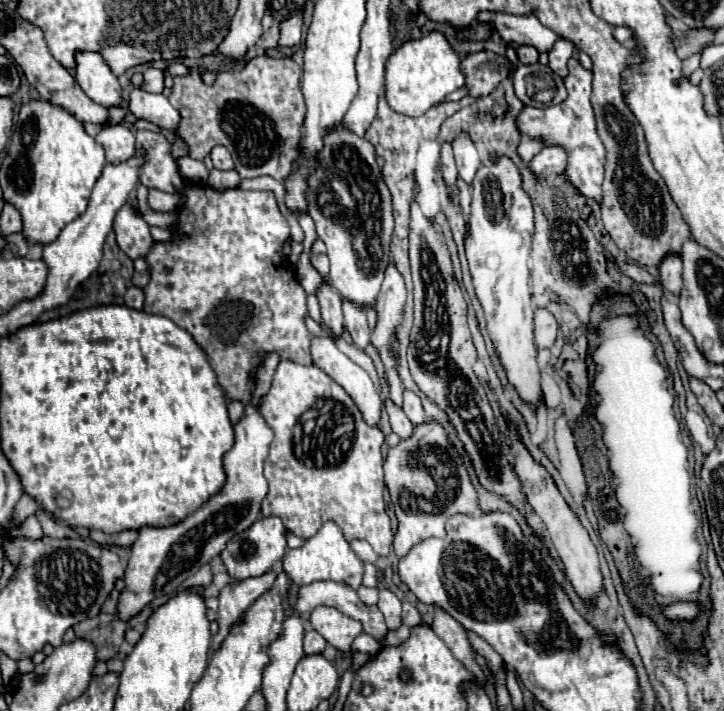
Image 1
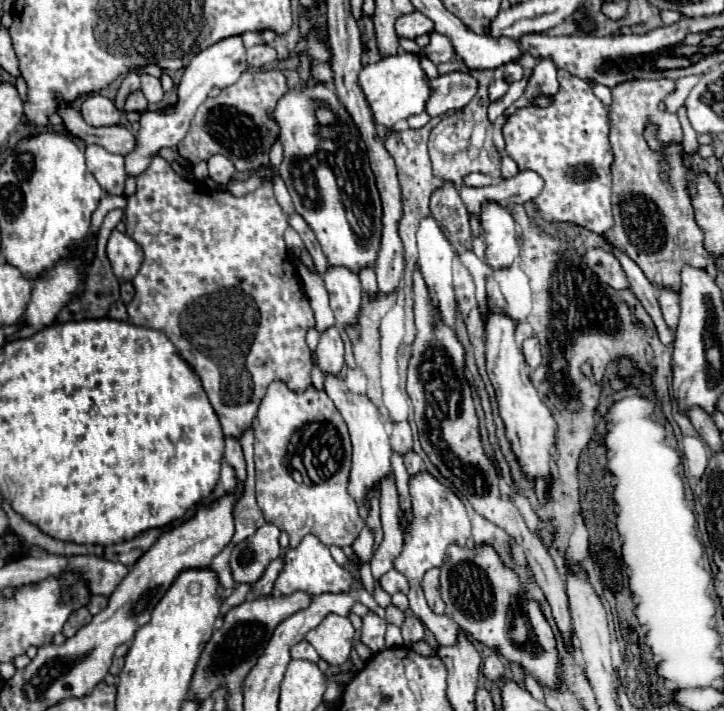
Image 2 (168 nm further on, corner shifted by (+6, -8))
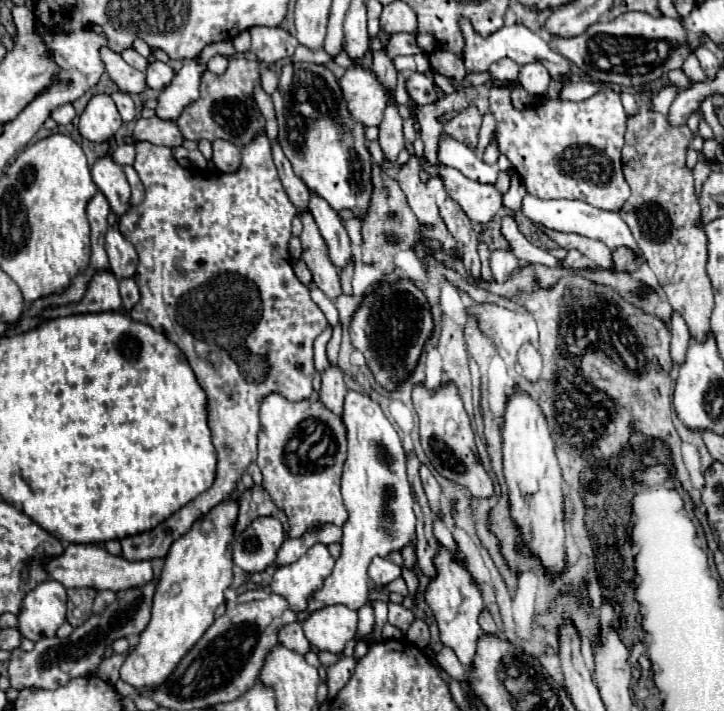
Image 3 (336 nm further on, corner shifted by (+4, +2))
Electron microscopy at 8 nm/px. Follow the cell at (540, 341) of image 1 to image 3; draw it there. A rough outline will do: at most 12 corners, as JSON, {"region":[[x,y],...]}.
{"region":[[531,344],[521,346],[517,362],[525,380],[541,374],[541,356]]}

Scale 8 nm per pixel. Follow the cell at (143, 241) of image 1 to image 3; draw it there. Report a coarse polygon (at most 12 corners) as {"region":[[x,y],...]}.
{"region":[[109,228],[105,250],[117,280],[135,276],[135,248]]}

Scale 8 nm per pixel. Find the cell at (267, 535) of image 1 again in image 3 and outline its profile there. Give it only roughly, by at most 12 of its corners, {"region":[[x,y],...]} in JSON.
{"region":[[257,518],[233,544],[245,572],[263,572],[285,540],[277,518]]}

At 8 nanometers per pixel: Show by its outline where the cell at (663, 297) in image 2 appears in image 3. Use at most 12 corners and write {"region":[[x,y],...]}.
{"region":[[673,314],[671,320],[671,358],[677,366],[685,362],[689,330]]}

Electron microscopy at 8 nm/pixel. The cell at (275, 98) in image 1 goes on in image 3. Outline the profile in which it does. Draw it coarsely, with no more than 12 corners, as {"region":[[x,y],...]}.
{"region":[[259,62],[205,70],[177,118],[187,140],[251,142],[265,118],[251,100]]}

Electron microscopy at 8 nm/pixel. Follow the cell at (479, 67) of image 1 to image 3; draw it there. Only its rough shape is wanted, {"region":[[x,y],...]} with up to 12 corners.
{"region":[[413,72],[405,80],[409,98],[419,104],[437,100],[435,82]]}

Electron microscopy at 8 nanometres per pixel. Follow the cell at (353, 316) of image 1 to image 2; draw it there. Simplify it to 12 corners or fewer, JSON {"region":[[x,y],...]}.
{"region":[[329,268],[325,284],[339,326],[355,326],[361,284],[347,268]]}

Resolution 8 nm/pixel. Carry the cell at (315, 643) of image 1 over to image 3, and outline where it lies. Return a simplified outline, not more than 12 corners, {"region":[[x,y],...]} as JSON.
{"region":[[301,622],[279,630],[279,644],[299,654],[309,652]]}

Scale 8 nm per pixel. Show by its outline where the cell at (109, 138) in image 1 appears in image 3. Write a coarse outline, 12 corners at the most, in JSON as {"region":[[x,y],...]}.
{"region":[[113,158],[97,160],[93,182],[113,214],[131,208],[131,190]]}

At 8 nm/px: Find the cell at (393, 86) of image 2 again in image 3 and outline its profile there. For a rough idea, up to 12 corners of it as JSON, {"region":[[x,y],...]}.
{"region":[[367,68],[339,78],[349,114],[379,126],[385,90]]}

